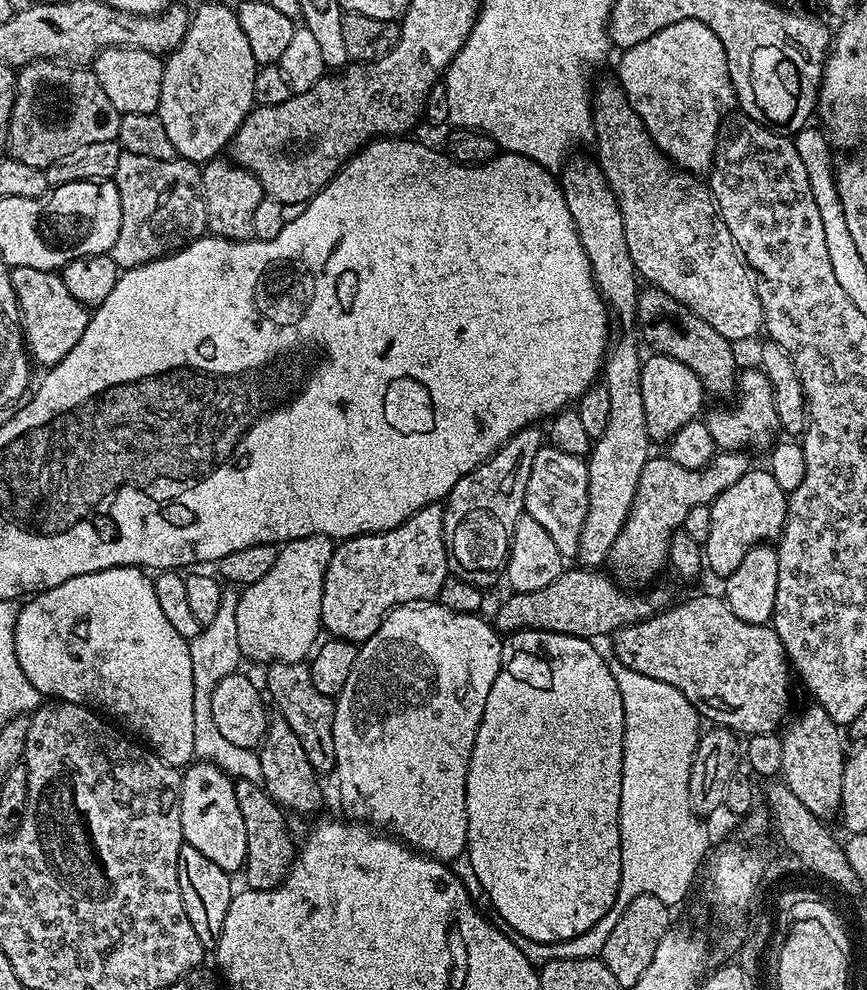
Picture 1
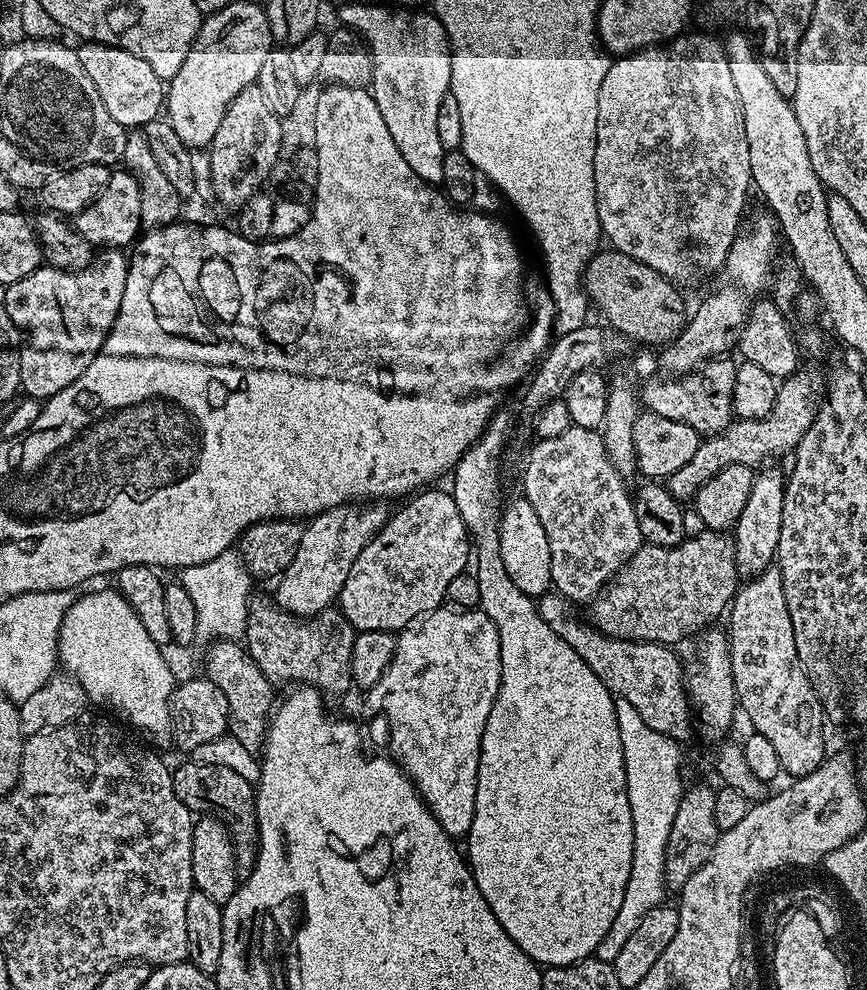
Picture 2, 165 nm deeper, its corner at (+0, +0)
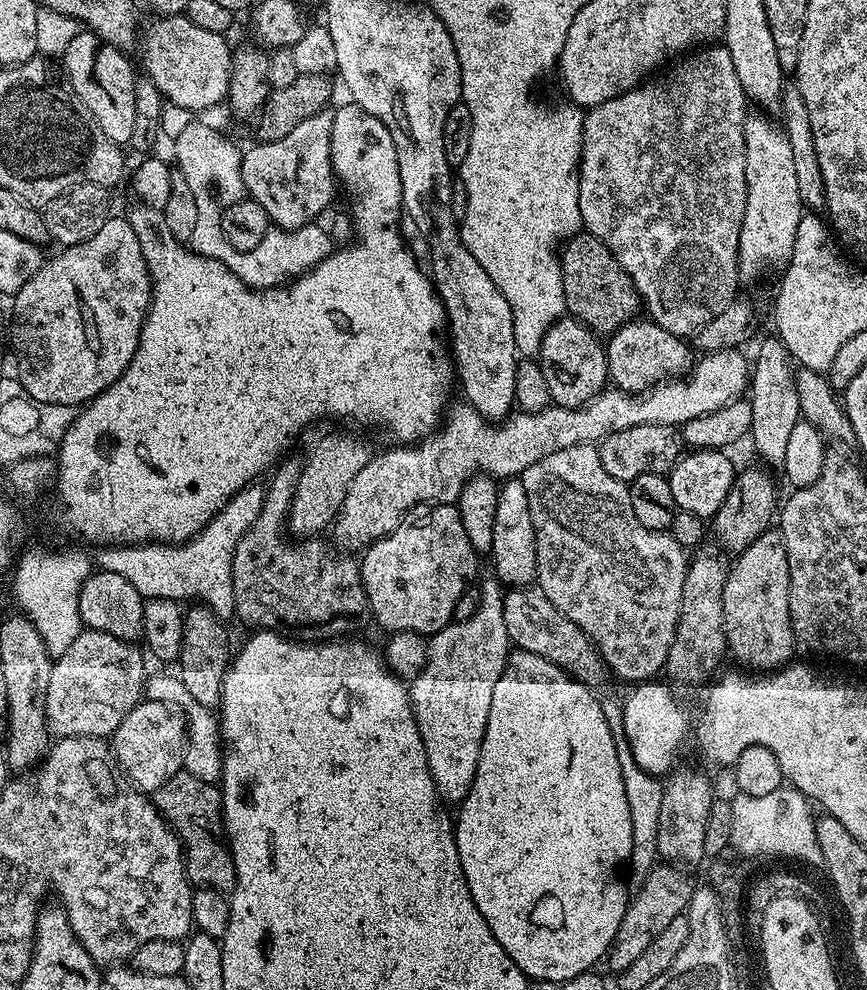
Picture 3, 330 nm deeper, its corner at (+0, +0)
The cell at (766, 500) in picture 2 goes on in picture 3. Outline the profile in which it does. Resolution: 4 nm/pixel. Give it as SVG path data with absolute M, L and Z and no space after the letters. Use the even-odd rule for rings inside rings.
M771 338L772 340L764 340L760 344L760 349L756 352L756 360L754 356L754 363L750 368L750 418L752 419L752 431L750 433L750 441L752 440L752 444L756 447L756 452L761 456L759 459L763 461L765 465L773 466L772 464L776 464L776 466L783 465L786 460L786 446L790 446L790 433L794 431L794 426L796 424L801 423L802 417L800 415L800 403L798 402L798 390L796 389L796 372L794 371L794 361L791 356L789 356L788 351L786 350L786 346L783 342L780 341L779 338Z

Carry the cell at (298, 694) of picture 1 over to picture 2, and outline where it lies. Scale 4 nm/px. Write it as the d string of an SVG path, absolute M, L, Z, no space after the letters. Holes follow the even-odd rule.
M253 595L248 602L248 621L242 640L248 656L274 686L311 686L325 698L344 696L353 687L350 662L356 628L339 607L323 608L315 616L296 616L276 605L271 595Z

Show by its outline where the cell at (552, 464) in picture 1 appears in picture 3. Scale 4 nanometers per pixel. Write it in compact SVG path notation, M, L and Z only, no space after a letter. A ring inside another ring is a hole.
M579 444L570 446L566 450L558 450L546 454L534 466L530 466L524 472L521 472L518 479L522 486L526 486L526 498L530 502L530 518L534 518L534 534L536 535L536 553L538 554L538 566L536 567L535 583L574 622L596 645L601 658L608 665L609 673L620 680L632 680L631 682L648 682L656 676L667 665L670 646L674 642L674 634L678 630L678 614L682 606L682 582L686 582L686 570L688 569L689 557L686 555L686 549L672 537L671 531L659 532L650 530L634 518L634 506L630 506L630 494L628 493L628 484L618 478L610 478L606 474L606 466L602 466L600 450L596 444Z

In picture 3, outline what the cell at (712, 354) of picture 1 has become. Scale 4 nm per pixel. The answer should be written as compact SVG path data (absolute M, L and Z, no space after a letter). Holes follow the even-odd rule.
M581 230L568 237L559 257L564 302L569 317L579 320L597 334L611 334L641 315L640 291L610 249L594 234Z

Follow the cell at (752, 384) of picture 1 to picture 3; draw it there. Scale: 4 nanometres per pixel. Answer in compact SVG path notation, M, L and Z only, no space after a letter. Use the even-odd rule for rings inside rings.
M650 318L631 320L607 337L608 379L619 391L635 394L653 388L665 378L679 377L694 363L693 349L684 344L687 343L681 337L670 334L670 330L658 326Z

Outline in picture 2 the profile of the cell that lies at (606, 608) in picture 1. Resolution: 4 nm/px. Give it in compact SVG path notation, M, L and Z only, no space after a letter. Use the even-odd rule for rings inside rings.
M706 530L697 536L686 538L678 546L673 548L663 548L662 546L654 546L645 543L638 551L628 559L628 563L604 585L599 596L591 601L592 617L590 623L593 628L599 630L602 634L613 636L616 640L641 640L642 642L650 642L651 644L667 644L676 646L679 640L687 641L693 634L709 627L716 619L723 617L727 613L732 597L738 592L738 573L736 571L736 546L731 535L724 532L714 532Z

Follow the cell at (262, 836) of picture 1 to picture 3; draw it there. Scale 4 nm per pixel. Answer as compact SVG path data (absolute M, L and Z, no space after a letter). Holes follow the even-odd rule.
M181 770L154 793L154 803L158 811L164 813L164 819L175 828L180 843L184 845L188 879L193 885L231 893L236 886L236 871L224 835L221 789Z

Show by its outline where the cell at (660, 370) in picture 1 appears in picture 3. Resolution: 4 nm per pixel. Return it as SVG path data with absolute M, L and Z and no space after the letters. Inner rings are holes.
M752 110L744 118L744 145L746 146L746 214L742 214L742 234L738 234L738 266L741 281L760 280L771 272L783 273L794 254L794 234L798 222L806 214L802 198L798 198L798 181L794 175L794 157L790 138L767 111Z

